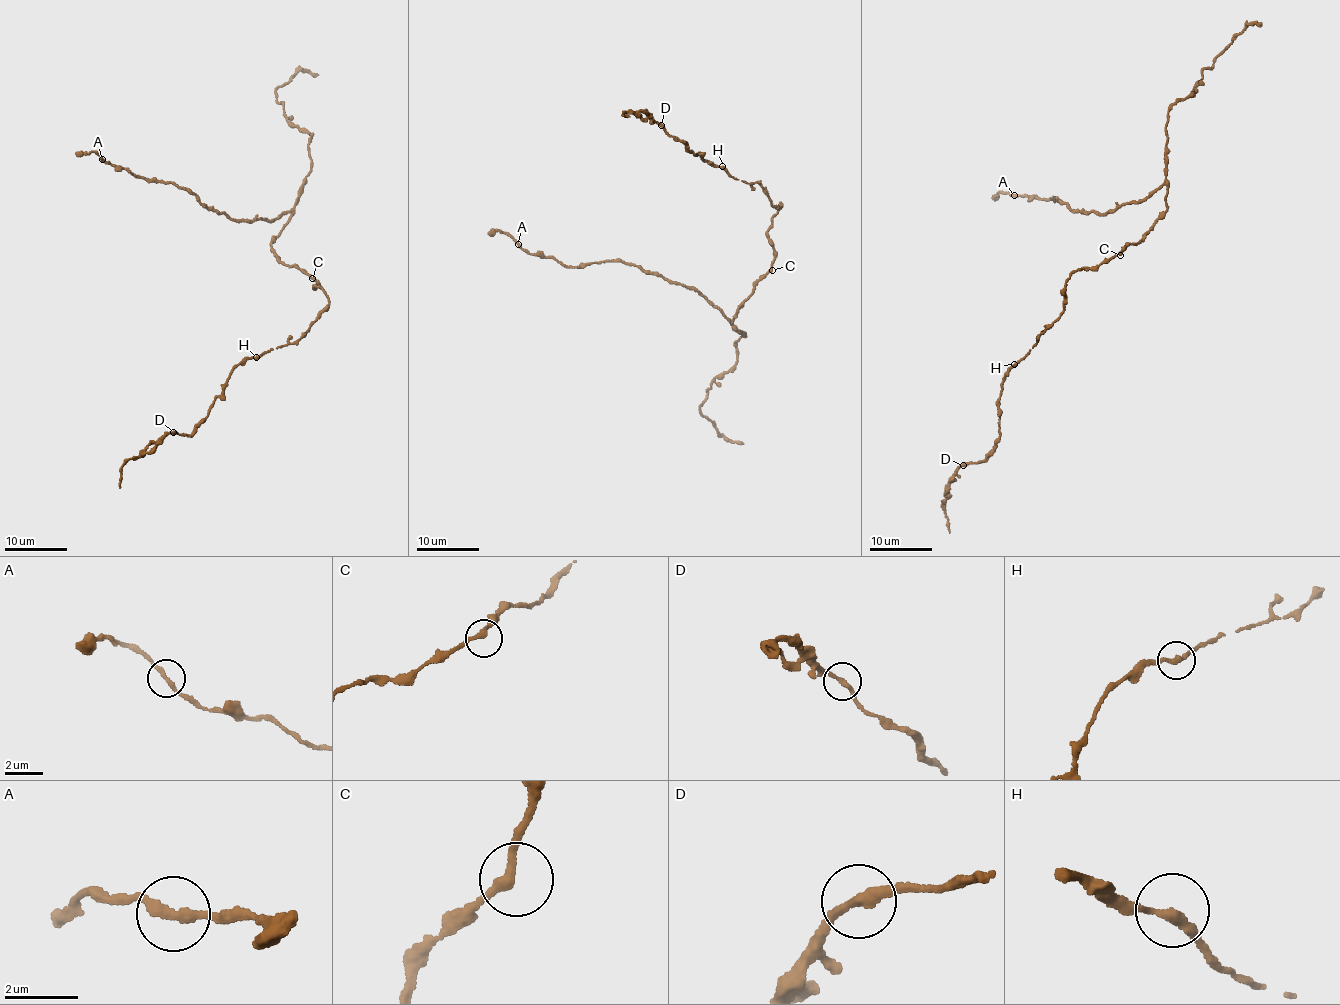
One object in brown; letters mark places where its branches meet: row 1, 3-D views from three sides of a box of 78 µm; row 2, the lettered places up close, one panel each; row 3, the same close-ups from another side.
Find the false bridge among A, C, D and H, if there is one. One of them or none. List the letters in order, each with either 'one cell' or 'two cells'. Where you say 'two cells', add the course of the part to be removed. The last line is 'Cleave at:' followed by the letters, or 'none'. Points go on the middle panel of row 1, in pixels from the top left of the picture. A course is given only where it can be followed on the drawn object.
A: one cell
C: one cell
D: one cell
H: one cell
Cleave at: none

